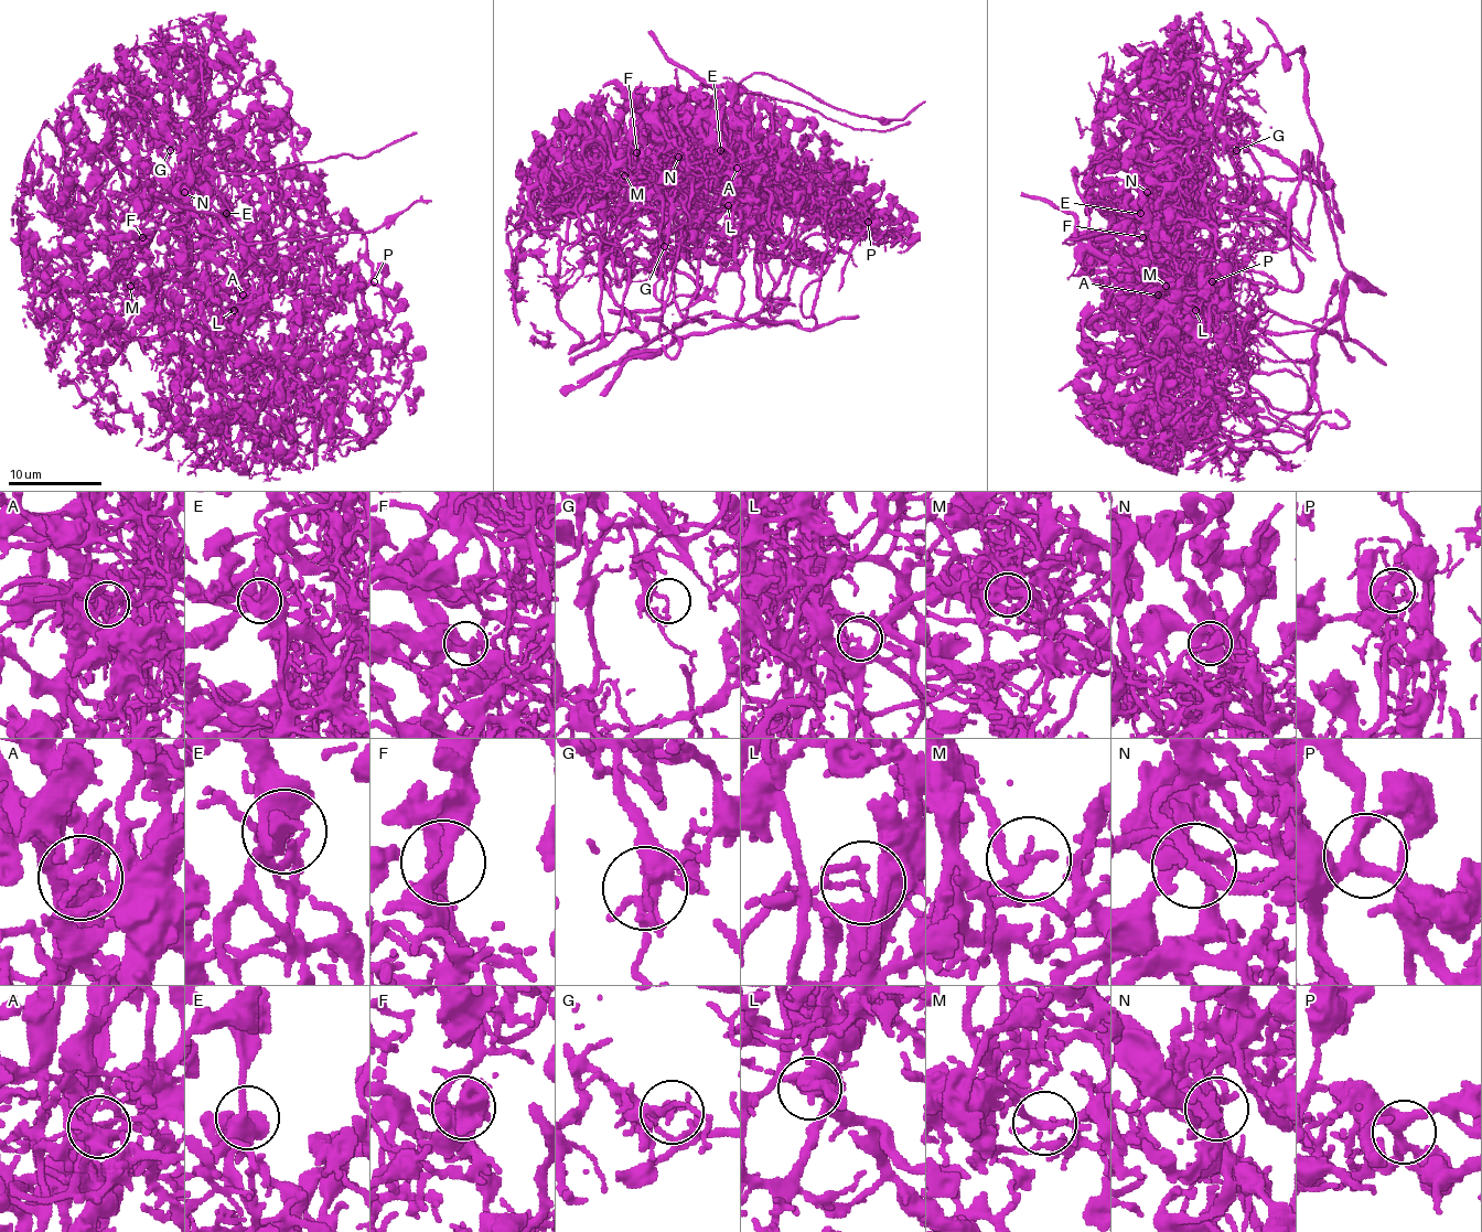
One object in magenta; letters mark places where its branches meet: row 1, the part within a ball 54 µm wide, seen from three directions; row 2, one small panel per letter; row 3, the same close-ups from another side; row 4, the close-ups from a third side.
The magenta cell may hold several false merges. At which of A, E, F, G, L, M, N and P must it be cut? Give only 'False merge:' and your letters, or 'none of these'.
False merge: A, G, L

